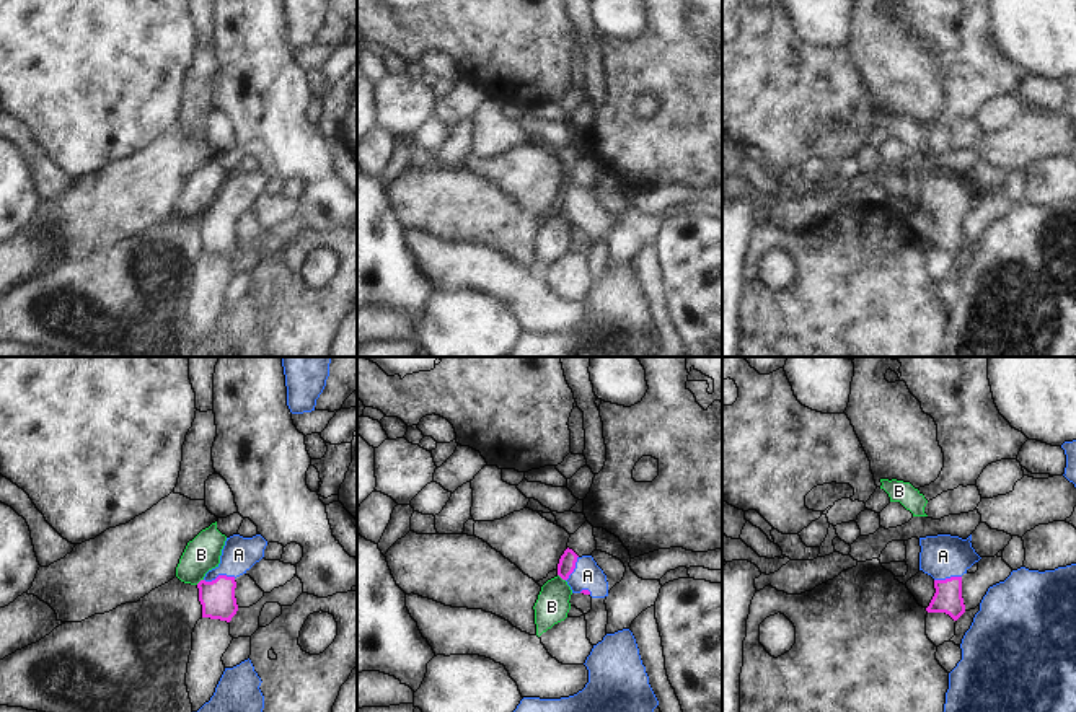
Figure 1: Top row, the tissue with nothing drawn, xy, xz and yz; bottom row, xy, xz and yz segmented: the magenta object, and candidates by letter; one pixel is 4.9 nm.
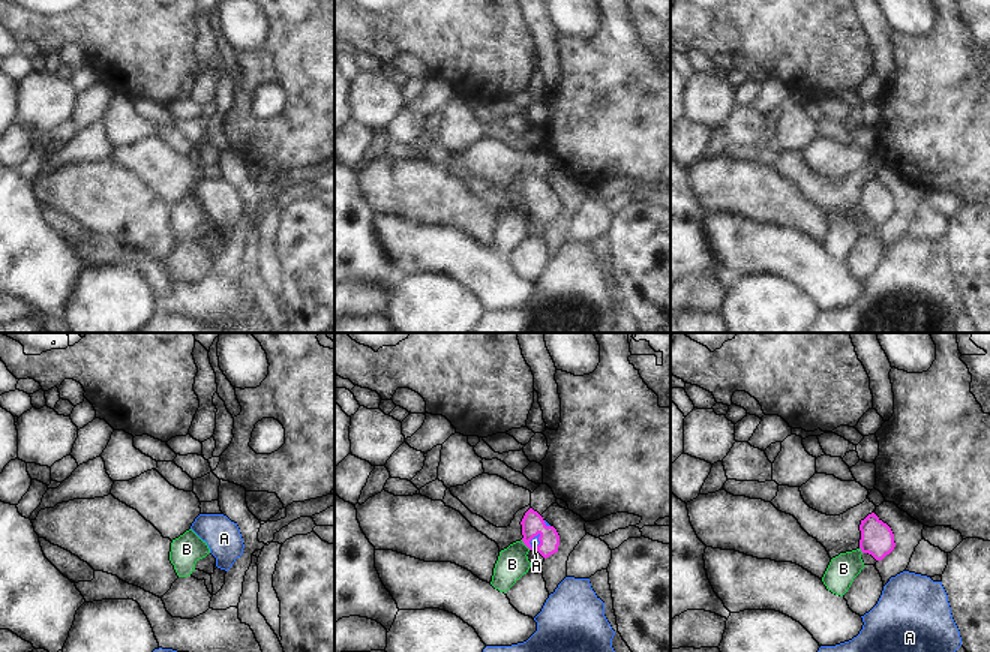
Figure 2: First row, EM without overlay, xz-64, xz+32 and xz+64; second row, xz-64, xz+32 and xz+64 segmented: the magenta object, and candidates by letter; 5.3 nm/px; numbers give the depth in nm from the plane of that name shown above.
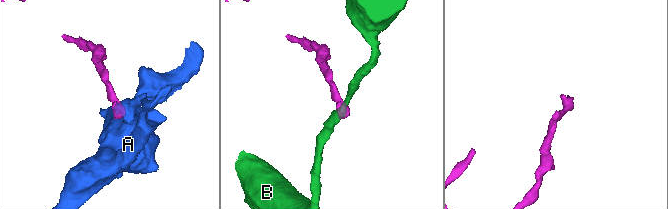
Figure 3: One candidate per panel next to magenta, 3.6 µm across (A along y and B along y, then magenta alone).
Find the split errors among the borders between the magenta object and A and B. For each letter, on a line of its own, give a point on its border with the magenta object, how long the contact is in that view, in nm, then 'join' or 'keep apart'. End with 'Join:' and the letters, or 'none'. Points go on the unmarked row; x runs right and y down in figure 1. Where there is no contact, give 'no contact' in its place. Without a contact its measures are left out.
A: contact xy (219, 210); length 160 nm; join
B: contact xz (561, 212); length 50 nm; keep apart
Join: A

